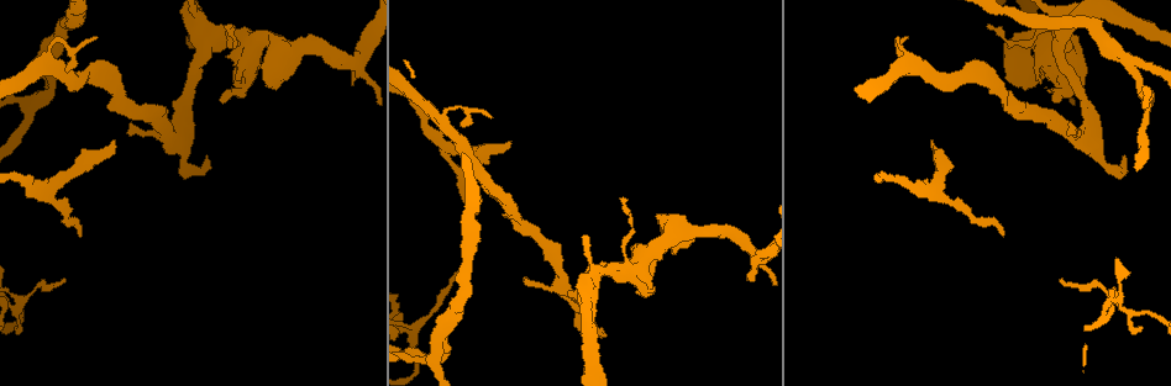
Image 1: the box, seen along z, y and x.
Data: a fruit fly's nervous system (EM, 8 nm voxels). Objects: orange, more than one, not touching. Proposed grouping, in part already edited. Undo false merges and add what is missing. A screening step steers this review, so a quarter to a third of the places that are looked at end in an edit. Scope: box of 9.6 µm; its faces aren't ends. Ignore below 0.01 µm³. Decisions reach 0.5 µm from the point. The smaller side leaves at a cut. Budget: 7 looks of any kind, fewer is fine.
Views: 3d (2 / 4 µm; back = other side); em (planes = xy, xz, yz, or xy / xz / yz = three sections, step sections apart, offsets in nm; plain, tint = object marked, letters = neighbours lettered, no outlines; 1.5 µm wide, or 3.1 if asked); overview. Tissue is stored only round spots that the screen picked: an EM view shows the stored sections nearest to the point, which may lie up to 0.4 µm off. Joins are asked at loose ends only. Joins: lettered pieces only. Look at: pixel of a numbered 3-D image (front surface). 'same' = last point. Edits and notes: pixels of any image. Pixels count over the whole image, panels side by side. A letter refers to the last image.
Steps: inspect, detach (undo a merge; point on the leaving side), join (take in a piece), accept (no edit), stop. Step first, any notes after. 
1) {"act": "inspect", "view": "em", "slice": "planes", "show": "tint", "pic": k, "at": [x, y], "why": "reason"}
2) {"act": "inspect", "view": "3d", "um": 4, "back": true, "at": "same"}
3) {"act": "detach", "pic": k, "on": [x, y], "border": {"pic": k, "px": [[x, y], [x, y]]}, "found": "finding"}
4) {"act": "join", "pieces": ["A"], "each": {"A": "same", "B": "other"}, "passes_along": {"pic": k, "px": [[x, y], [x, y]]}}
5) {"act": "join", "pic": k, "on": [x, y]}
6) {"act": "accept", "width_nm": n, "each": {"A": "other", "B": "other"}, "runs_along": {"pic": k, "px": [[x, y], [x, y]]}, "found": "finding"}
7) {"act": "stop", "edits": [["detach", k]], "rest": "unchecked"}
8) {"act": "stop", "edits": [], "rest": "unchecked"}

{"act": "inspect", "view": "em", "slice": "planes", "show": "letters", "pic": 1, "at": [185, 115], "why": "three arms meet"}

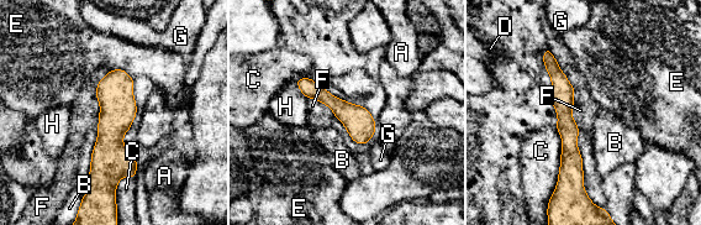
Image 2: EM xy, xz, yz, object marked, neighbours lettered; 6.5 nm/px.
{"act": "accept", "each": {"A": "other", "B": "other", "C": "other", "D": "other", "E": "other", "F": "other", "G": "other", "H": "other"}, "border": {"pic": 2, "px": [[574, 92], [572, 116], [576, 125]]}, "found": "all the same neuron"}

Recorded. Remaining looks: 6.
{"act": "inspect", "view": "3d", "um": 4, "back": true, "pic": 1, "at": [651, 291], "why": "thick end"}

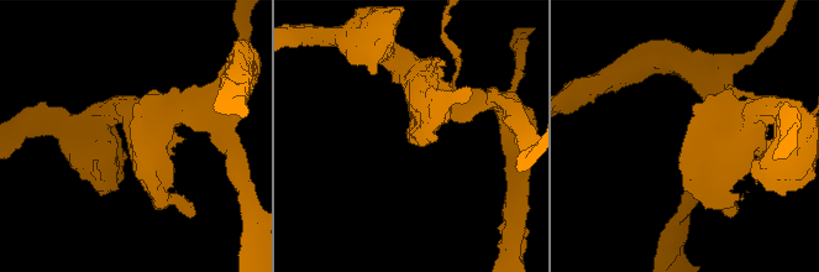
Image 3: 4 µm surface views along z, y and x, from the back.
{"act": "inspect", "view": "em", "um": 3.1, "slice": "planes", "show": "letters", "pic": 3, "at": [135, 118], "why": "shape alone is not enough"}

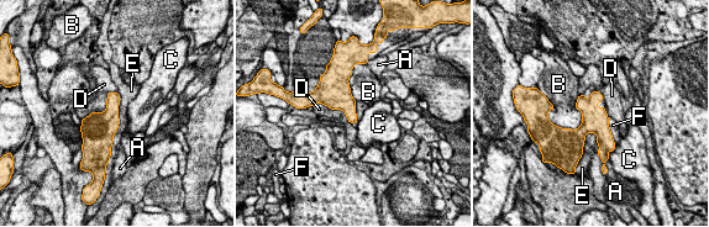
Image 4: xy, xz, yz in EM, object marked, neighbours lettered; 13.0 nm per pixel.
{"act": "accept", "each": {"A": "other", "B": "other", "C": "other", "D": "other", "E": "other", "F": "other"}, "border": {"pic": 4, "px": [[119, 107], [119, 127], [110, 151]]}, "found": "none of them fits"}

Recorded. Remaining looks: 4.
{"act": "inspect", "view": "em", "slice": "planes", "show": "plain", "pic": 1, "at": [476, 215], "why": "free end"}

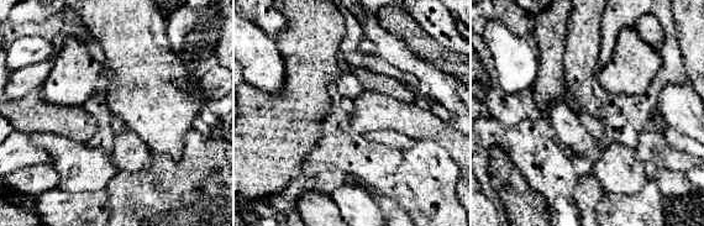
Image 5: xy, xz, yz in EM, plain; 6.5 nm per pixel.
{"act": "inspect", "view": "em", "slice": "planes", "show": "letters", "at": "same"}

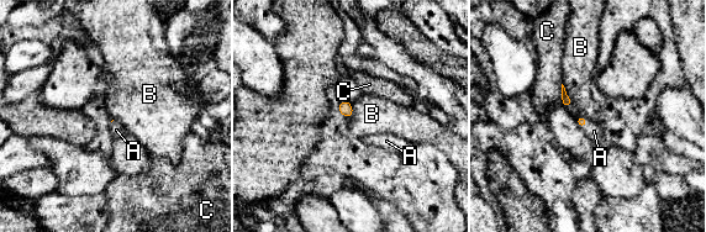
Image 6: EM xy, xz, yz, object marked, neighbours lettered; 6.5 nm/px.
{"act": "join", "pieces": ["A"], "longest_contact_nm": ["B", 170], "each": {"A": "same", "B": "other", "C": "other"}, "found": "it goes on there"}

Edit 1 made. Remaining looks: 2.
{"act": "stop", "edits": [["join", 6]], "rest": "unchecked"}

